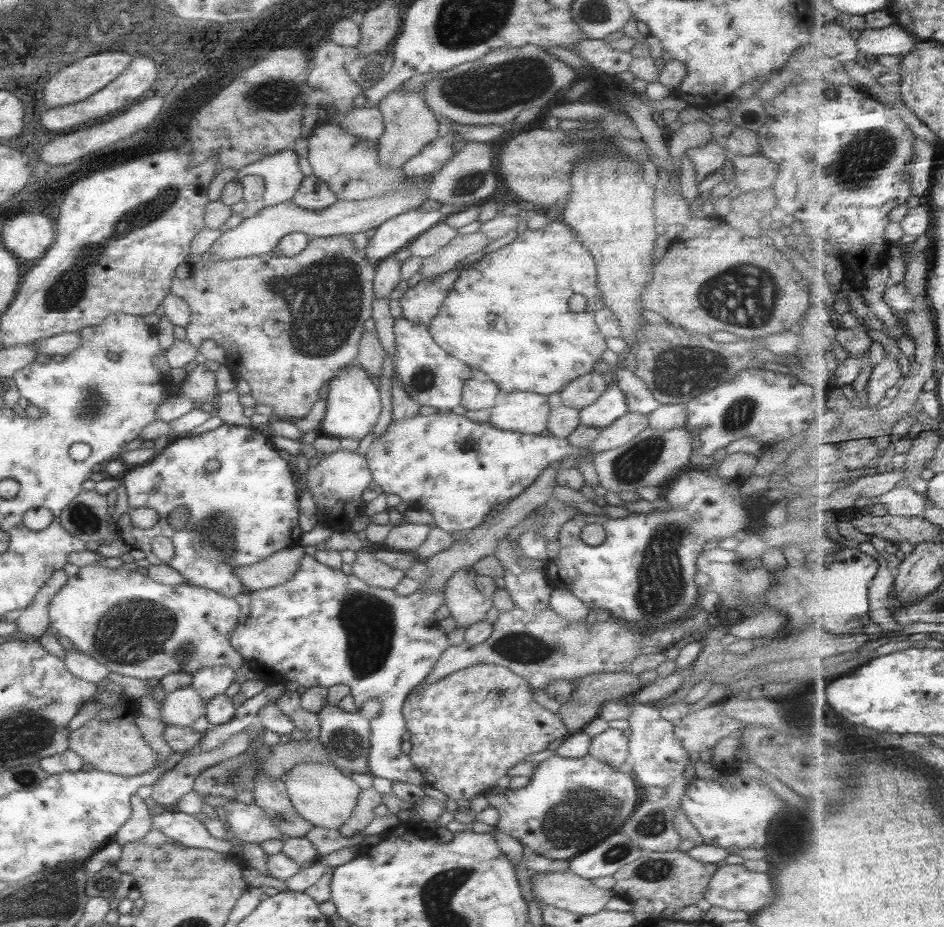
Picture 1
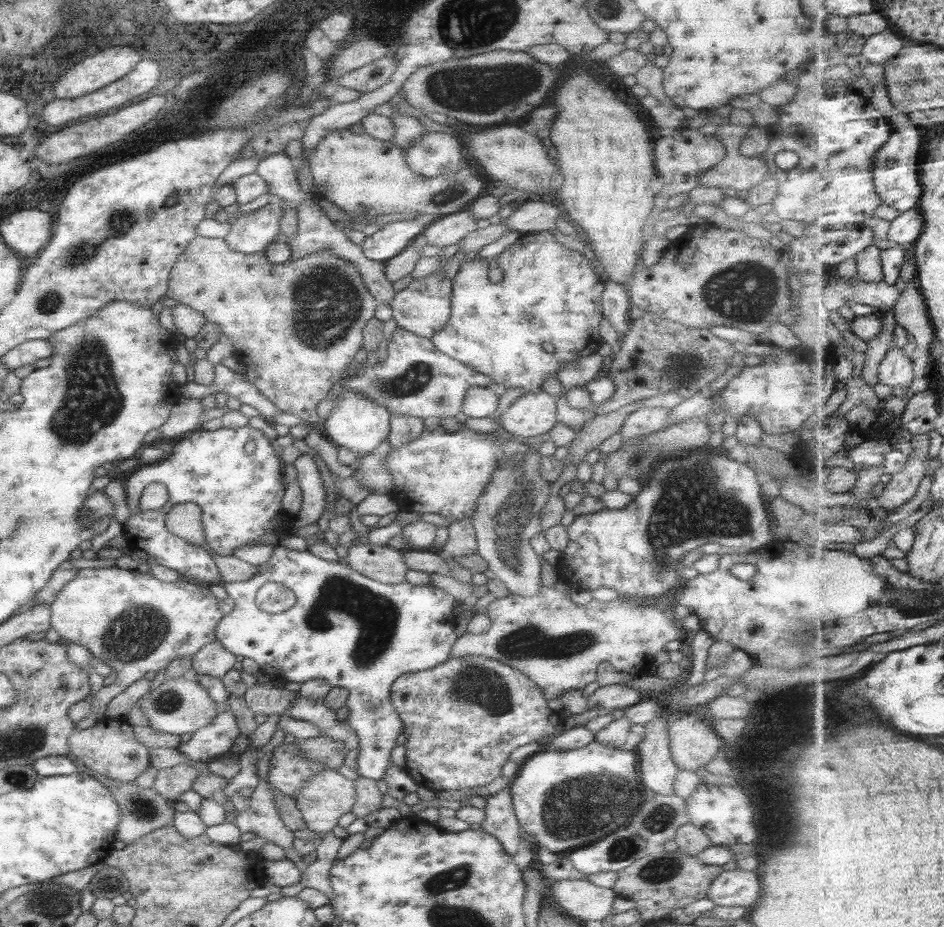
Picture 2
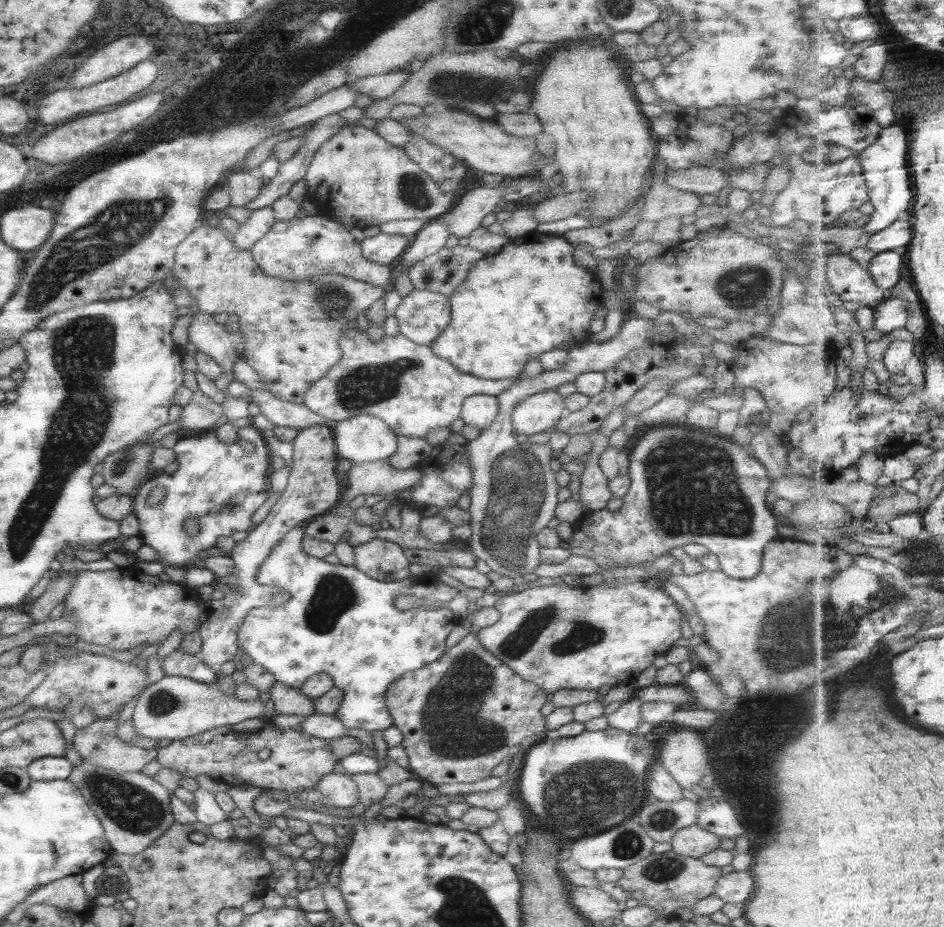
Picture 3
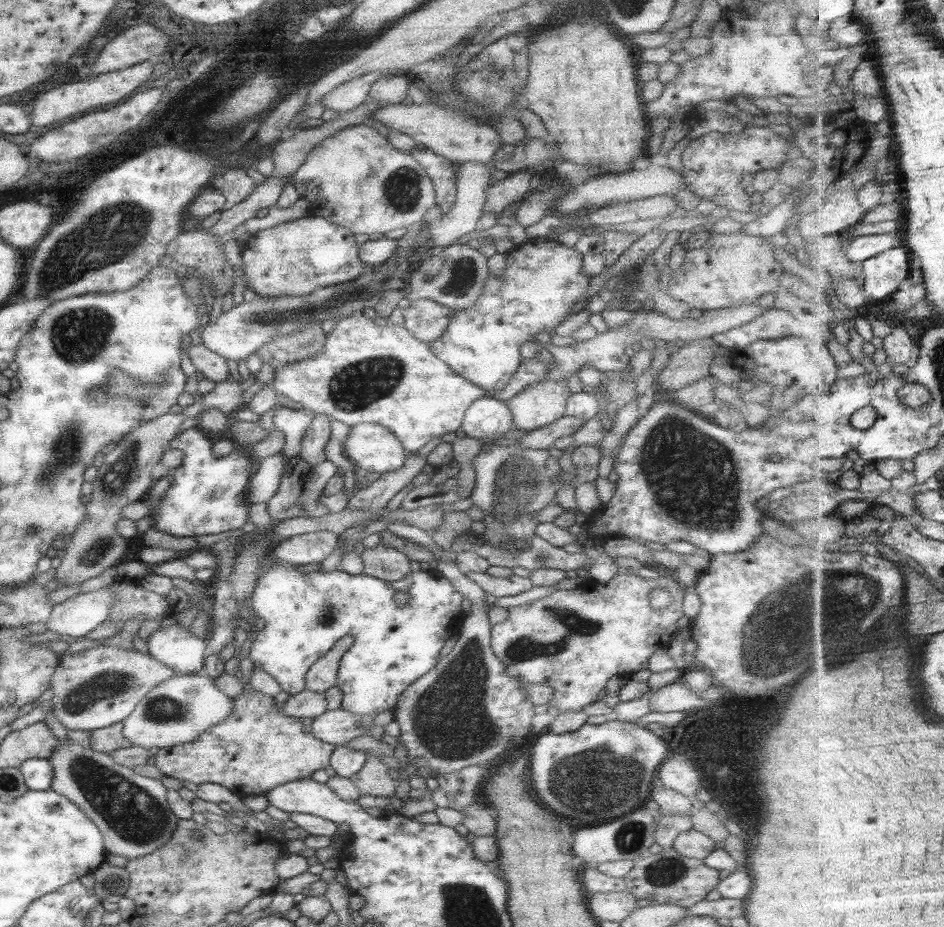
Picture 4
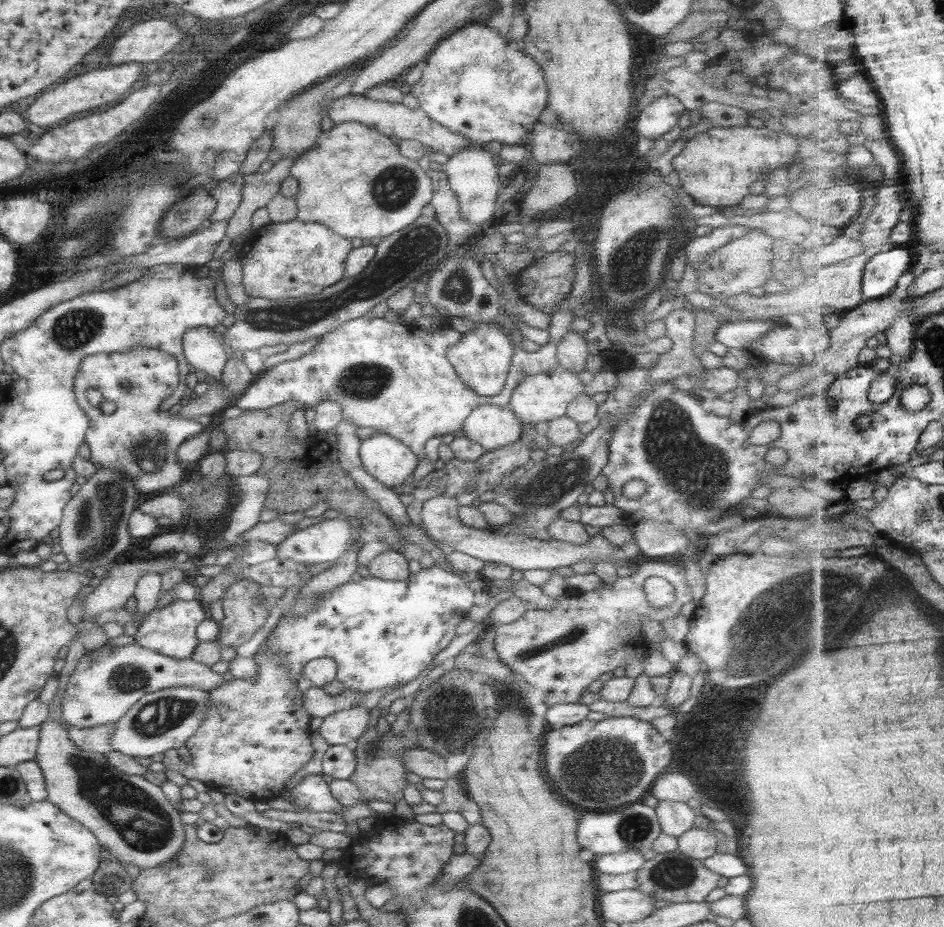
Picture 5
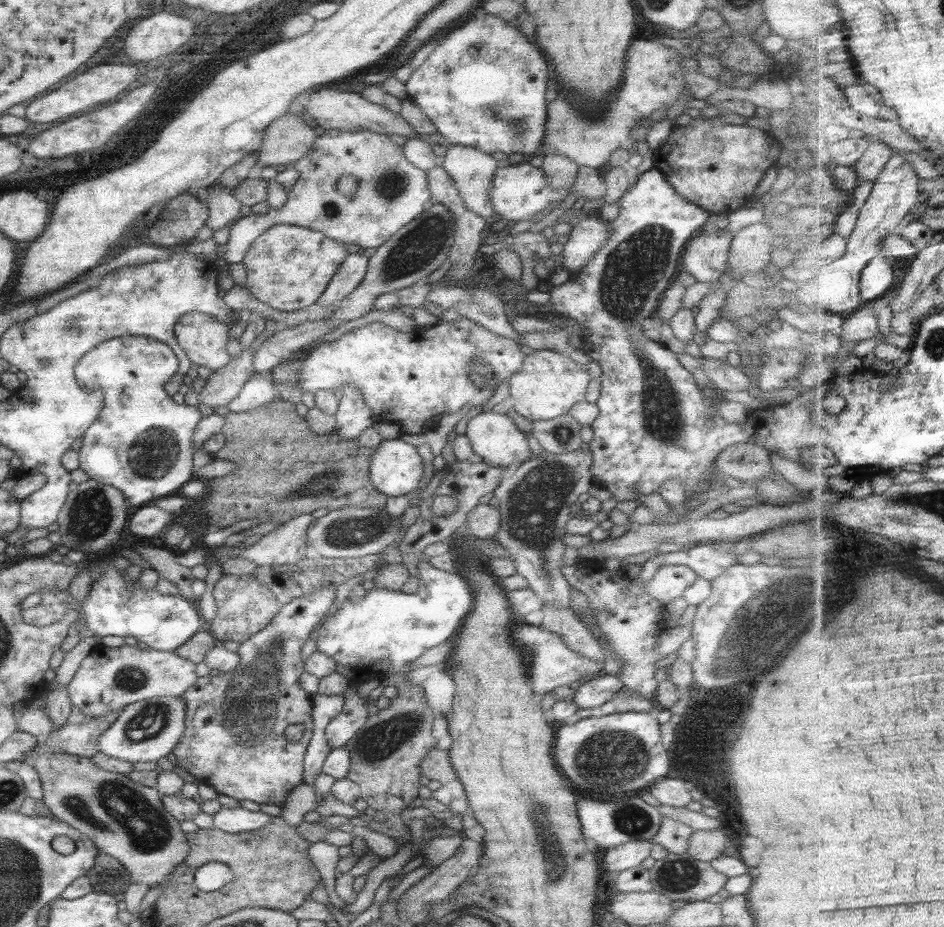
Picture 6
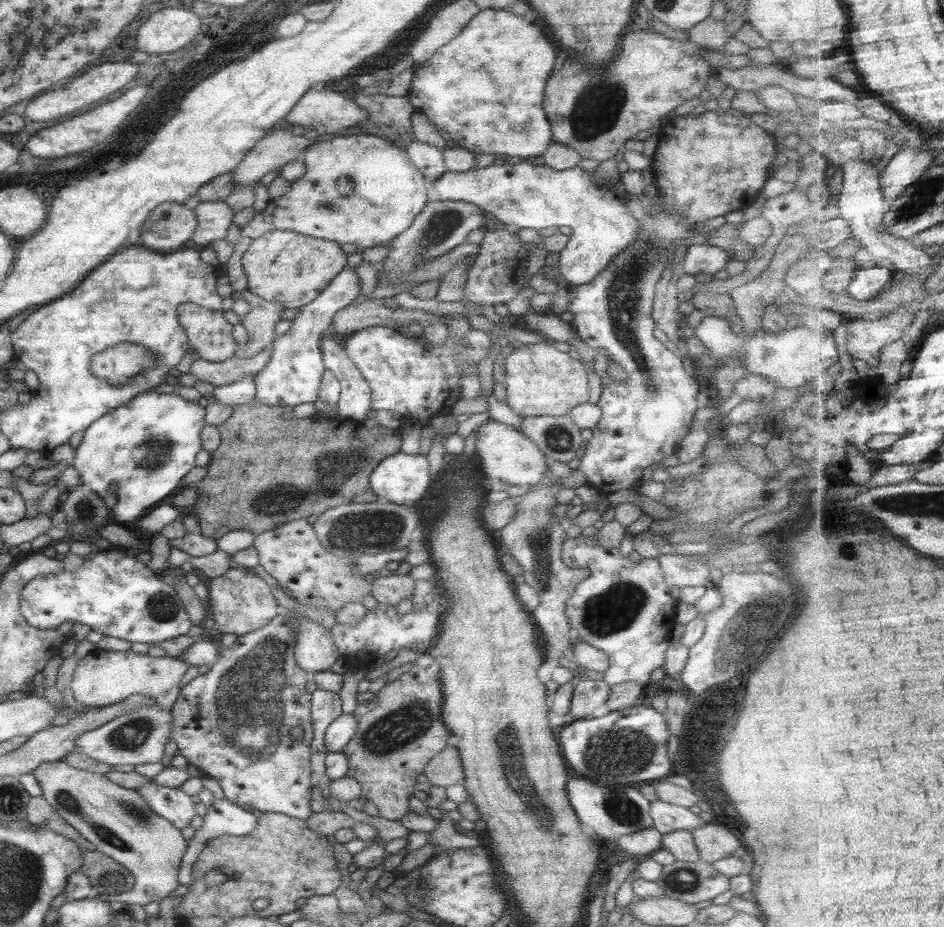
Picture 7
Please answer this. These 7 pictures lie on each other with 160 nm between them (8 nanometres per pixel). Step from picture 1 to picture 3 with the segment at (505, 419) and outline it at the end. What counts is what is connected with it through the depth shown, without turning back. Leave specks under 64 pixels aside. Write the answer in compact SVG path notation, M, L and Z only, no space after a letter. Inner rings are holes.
M555 389L539 391L515 406L510 424L515 434L537 435L552 430L563 412L564 398Z

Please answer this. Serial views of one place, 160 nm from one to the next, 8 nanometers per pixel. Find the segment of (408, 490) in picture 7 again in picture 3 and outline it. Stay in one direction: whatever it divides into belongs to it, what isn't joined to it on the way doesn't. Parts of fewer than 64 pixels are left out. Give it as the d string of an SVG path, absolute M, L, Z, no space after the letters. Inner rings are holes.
M357 414L347 420L334 422L330 427L334 440L337 458L344 458L352 465L376 460L386 460L393 454L396 447L396 434L380 418L373 418L367 414Z

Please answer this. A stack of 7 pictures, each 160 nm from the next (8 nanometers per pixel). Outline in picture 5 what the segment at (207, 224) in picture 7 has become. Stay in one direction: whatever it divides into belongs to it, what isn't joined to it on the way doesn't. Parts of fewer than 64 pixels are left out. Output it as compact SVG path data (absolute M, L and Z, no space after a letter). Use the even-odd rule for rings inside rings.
M239 173L217 180L217 186L210 190L209 196L215 200L215 207L208 216L210 222L227 220L241 201L243 177Z

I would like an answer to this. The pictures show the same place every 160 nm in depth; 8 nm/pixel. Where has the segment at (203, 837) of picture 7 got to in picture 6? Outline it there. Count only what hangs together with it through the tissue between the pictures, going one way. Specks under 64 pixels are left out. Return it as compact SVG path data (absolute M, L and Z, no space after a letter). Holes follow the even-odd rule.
M242 807L223 808L211 815L212 827L227 834L237 834L257 830L265 826L271 819L271 815L261 811L249 811Z

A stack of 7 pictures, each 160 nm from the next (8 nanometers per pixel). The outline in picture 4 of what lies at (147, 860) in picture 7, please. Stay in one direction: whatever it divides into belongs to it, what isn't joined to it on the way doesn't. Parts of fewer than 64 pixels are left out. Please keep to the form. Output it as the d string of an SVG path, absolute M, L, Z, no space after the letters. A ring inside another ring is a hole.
M57 741L57 747L49 758L45 758L52 766L52 779L49 789L63 795L74 802L102 834L105 852L126 859L134 859L153 852L158 846L169 840L176 828L178 818L169 810L166 801L166 788L160 780L147 778L145 775L135 774L130 768L119 766L109 758L109 755L82 748L74 743Z

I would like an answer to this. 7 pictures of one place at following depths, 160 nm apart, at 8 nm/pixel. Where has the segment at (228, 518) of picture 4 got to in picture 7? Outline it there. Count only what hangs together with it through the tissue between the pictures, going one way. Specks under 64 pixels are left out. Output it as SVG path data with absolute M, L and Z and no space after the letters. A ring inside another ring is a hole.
M119 343L94 354L90 358L88 369L95 378L100 378L111 386L120 386L127 384L142 370L154 366L154 356L141 345ZM143 391L142 393L137 393L135 396L131 397L126 403L121 406L116 406L111 409L106 414L103 414L100 418L97 418L91 425L83 431L83 437L79 442L79 445L74 449L74 457L72 463L70 464L79 472L79 478L81 480L81 485L87 487L93 494L97 495L101 499L105 506L110 510L110 516L113 521L119 524L129 532L135 532L135 536L141 539L145 539L147 536L136 528L136 521L139 520L143 515L147 514L151 510L152 506L155 506L159 500L163 500L173 488L180 483L180 480L194 467L193 460L195 454L199 452L202 448L200 447L200 430L205 425L204 422L204 408L197 404L197 402L191 402L189 400L182 399L178 394L165 394L165 393L154 393L152 391ZM107 486L115 486L113 492L109 493L107 491Z

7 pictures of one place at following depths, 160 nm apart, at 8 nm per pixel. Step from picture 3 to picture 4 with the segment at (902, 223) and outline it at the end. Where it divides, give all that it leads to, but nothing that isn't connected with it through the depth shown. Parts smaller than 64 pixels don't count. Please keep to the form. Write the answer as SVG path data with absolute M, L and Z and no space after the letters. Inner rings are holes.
M895 231L885 234L854 237L849 246L841 246L841 249L847 254L847 258L851 258L851 261L863 264L867 260L883 254L883 252L899 247L904 247L903 240L899 238L899 234Z

